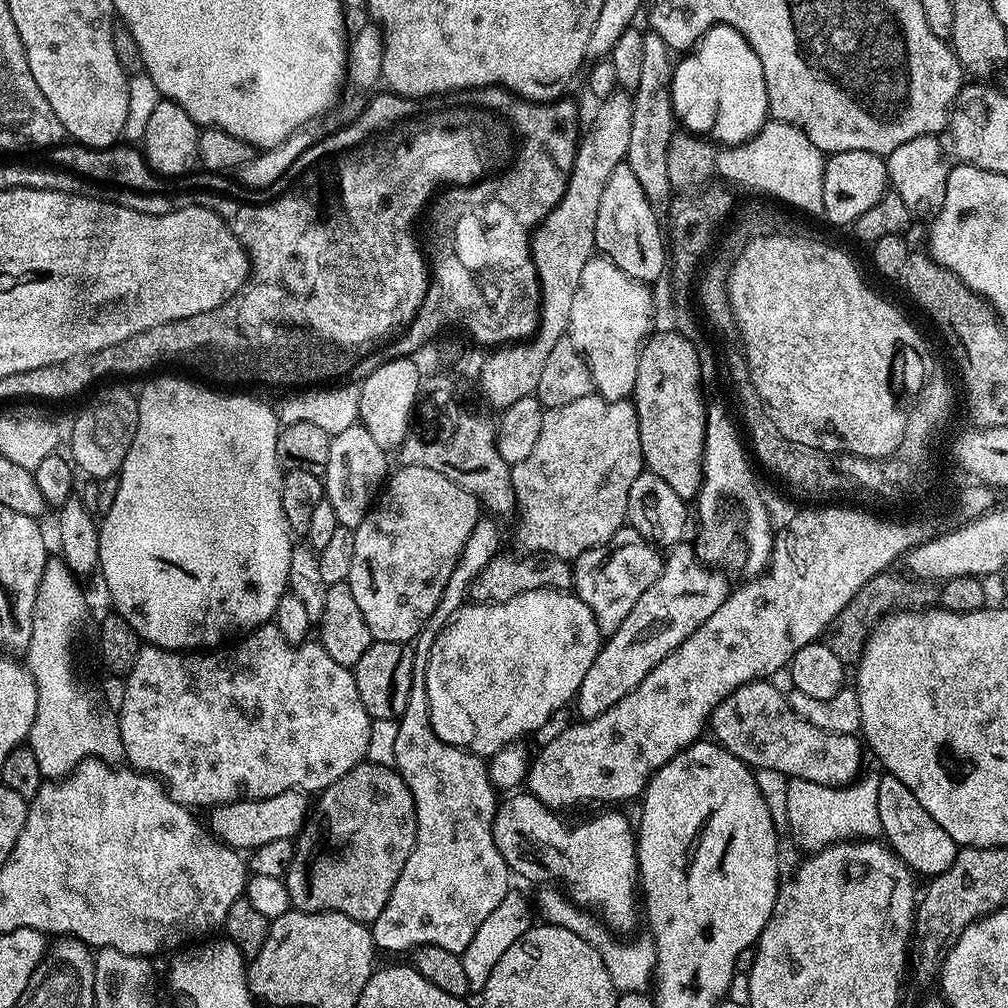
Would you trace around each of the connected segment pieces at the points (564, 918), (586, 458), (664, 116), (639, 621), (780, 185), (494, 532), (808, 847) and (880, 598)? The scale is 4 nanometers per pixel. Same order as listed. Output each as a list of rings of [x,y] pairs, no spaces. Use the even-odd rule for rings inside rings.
[[[544,886],[539,889],[540,892],[534,896],[534,908],[538,913],[539,919],[545,924],[553,924],[554,926],[562,926],[566,930],[570,930],[574,934],[578,934],[578,938],[582,938],[586,942],[590,942],[590,946],[594,946],[594,950],[598,950],[598,954],[602,954],[602,962],[606,966],[606,974],[610,974],[610,982],[615,986],[617,993],[621,992],[648,992],[650,985],[654,980],[654,971],[656,968],[656,944],[653,942],[651,935],[644,934],[637,940],[628,940],[632,938],[617,938],[599,919],[596,920],[591,911],[585,910],[579,904],[573,904],[563,891],[557,890],[555,887]]]
[[[598,394],[578,398],[578,402],[570,402],[566,406],[549,408],[542,418],[542,434],[534,450],[530,450],[527,458],[522,462],[511,465],[512,481],[514,482],[514,494],[516,495],[516,511],[518,519],[516,524],[516,540],[521,544],[521,549],[529,553],[543,552],[550,556],[557,556],[569,562],[575,561],[586,550],[596,548],[600,544],[607,544],[615,532],[625,527],[628,518],[628,499],[630,498],[630,485],[634,478],[638,478],[640,472],[645,471],[644,455],[642,454],[642,438],[638,438],[638,414],[635,403],[631,399],[626,400],[604,400]]]
[[[655,30],[644,32],[644,53],[642,75],[638,77],[638,86],[634,89],[632,105],[634,122],[630,130],[630,150],[627,163],[634,170],[634,178],[642,185],[642,192],[650,206],[658,214],[669,211],[674,199],[674,189],[670,182],[670,169],[666,167],[666,154],[672,141],[673,132],[677,131],[676,112],[672,109],[672,70],[674,52],[660,33]]]
[[[681,542],[671,549],[658,582],[634,602],[634,610],[626,614],[626,622],[610,633],[594,662],[590,662],[590,670],[586,670],[586,678],[582,678],[582,686],[576,691],[574,709],[577,717],[593,720],[598,714],[606,714],[610,706],[622,702],[622,698],[638,687],[662,658],[682,646],[682,642],[722,606],[730,591],[727,579],[729,577],[723,571],[701,564],[691,543]]]
[[[772,120],[744,144],[724,146],[716,154],[716,171],[740,188],[749,188],[752,194],[771,198],[784,206],[793,204],[804,212],[823,213],[822,178],[826,156],[806,138],[800,128]]]
[[[481,518],[474,526],[474,530],[470,533],[470,538],[466,538],[466,546],[462,550],[462,554],[458,556],[458,562],[454,562],[454,570],[450,573],[450,582],[446,582],[446,590],[442,590],[442,598],[438,598],[438,606],[434,606],[434,614],[430,614],[430,618],[420,629],[419,636],[414,641],[415,656],[413,658],[413,680],[409,690],[409,697],[406,699],[406,706],[401,713],[396,725],[396,737],[392,740],[392,756],[394,767],[400,773],[401,778],[406,782],[406,786],[410,790],[410,794],[414,798],[414,810],[416,811],[416,841],[414,842],[414,850],[410,854],[410,858],[406,858],[406,866],[402,866],[402,874],[398,874],[398,882],[394,882],[394,890],[390,894],[390,898],[386,902],[386,906],[382,910],[382,914],[378,914],[378,918],[372,921],[370,927],[372,930],[372,941],[381,953],[384,952],[408,952],[421,948],[422,946],[442,946],[442,950],[450,950],[454,953],[461,953],[466,950],[466,946],[470,946],[470,938],[474,938],[474,934],[478,934],[478,926],[482,926],[482,922],[486,922],[486,918],[494,911],[494,906],[498,906],[498,902],[502,902],[502,898],[510,891],[508,884],[508,876],[510,877],[510,869],[508,864],[502,858],[502,854],[498,850],[498,846],[494,846],[494,830],[492,823],[494,822],[494,814],[496,813],[496,805],[498,803],[497,789],[493,788],[492,780],[488,777],[487,763],[481,757],[476,756],[472,752],[467,752],[465,748],[455,748],[446,742],[442,742],[438,738],[438,734],[434,734],[434,726],[430,722],[430,710],[428,709],[428,695],[426,694],[426,666],[428,665],[428,651],[432,648],[432,643],[436,640],[436,635],[444,629],[451,620],[456,617],[457,612],[464,607],[468,600],[468,591],[474,582],[474,578],[478,578],[478,574],[482,574],[482,570],[486,570],[486,566],[501,551],[500,548],[500,528],[496,524],[497,521],[492,518]]]
[[[863,775],[842,787],[822,786],[806,779],[790,778],[786,799],[790,821],[789,839],[806,854],[819,852],[829,844],[856,839],[877,839],[881,834],[878,813],[878,782],[880,776]]]
[[[889,570],[870,578],[870,582],[866,582],[866,586],[862,586],[862,590],[858,590],[858,594],[846,605],[844,613],[828,627],[826,643],[846,666],[860,663],[860,655],[864,652],[868,636],[889,614],[901,610],[924,610],[937,603],[938,592],[935,587],[924,582],[913,582],[907,575],[904,576],[899,576],[896,570]]]

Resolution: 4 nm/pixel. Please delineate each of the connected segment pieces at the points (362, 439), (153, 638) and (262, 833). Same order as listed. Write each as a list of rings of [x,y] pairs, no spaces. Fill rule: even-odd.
[[[357,422],[346,426],[338,434],[334,434],[330,442],[330,458],[326,462],[326,470],[322,477],[324,495],[334,506],[334,518],[338,518],[340,527],[353,530],[368,517],[386,477],[389,475],[389,453],[378,442],[374,442],[370,430]]]
[[[160,376],[152,380],[136,396],[138,406],[138,426],[134,442],[126,454],[123,466],[118,473],[120,485],[114,497],[114,506],[103,513],[99,521],[100,530],[100,567],[99,575],[104,575],[108,596],[112,599],[115,615],[126,618],[130,626],[140,635],[145,645],[154,648],[167,648],[169,652],[185,650],[212,650],[231,636],[239,637],[269,623],[275,617],[276,607],[284,593],[289,591],[291,554],[294,549],[294,533],[286,522],[282,510],[280,482],[282,469],[276,457],[276,439],[281,430],[277,413],[268,404],[255,400],[252,396],[223,396],[208,388],[199,388],[188,380],[176,376]]]
[[[299,790],[274,794],[274,798],[262,798],[261,800],[235,800],[233,804],[218,804],[211,809],[212,817],[206,820],[207,827],[216,839],[237,850],[251,850],[262,846],[266,842],[278,842],[278,838],[292,840],[300,835],[304,824],[310,815],[310,800],[305,793]]]

